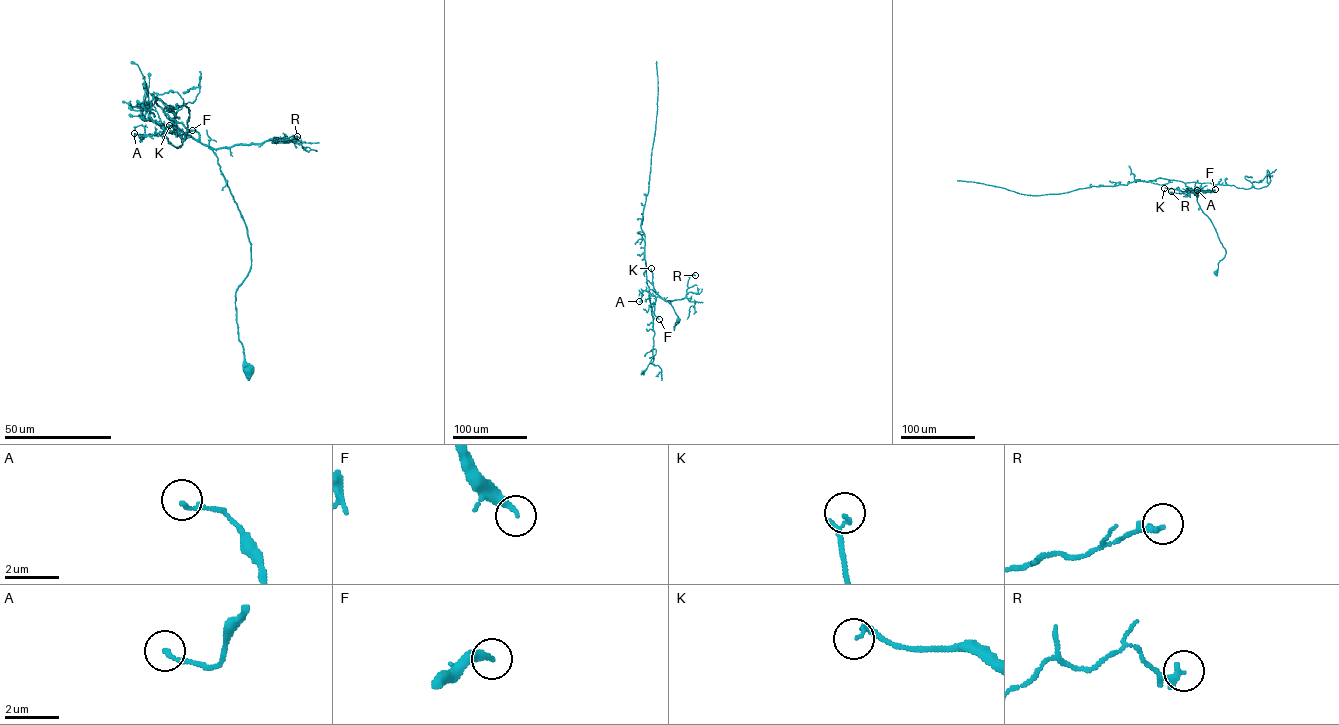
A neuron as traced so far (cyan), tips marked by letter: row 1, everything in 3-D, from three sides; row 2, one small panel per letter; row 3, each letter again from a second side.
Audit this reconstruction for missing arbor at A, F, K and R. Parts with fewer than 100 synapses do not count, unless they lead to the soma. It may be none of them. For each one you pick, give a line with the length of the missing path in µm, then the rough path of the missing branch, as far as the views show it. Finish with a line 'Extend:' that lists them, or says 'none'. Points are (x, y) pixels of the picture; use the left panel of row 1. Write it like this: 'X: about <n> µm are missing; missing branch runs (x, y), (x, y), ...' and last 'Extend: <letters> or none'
Extend: none

